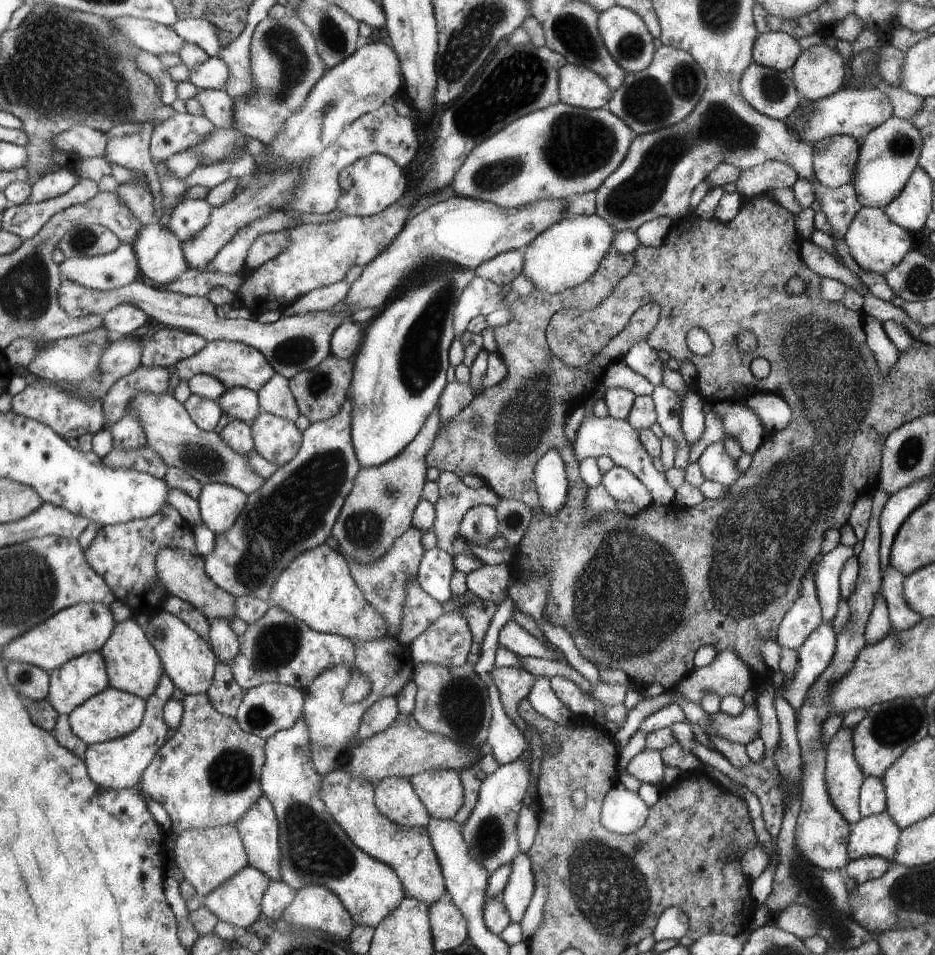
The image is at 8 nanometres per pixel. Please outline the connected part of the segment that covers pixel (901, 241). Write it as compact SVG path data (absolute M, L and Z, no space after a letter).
M862 207L852 219L843 239L857 264L865 271L886 274L897 267L912 248L908 232L891 220L884 208Z

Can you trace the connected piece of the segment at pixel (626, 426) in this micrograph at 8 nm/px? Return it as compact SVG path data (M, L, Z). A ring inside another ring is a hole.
M588 415L580 423L577 439L574 442L574 458L582 460L588 457L606 455L615 465L627 468L642 481L652 493L653 502L656 505L672 505L675 503L675 489L667 485L665 473L658 472L652 463L653 456L644 448L639 439L639 430L636 430L626 419L615 419L614 417L598 418Z

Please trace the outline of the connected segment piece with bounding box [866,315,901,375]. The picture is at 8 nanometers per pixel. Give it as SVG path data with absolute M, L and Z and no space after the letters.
M866 315L866 336L868 336L868 346L876 357L881 375L888 374L895 367L901 352L886 334L883 322L870 315Z

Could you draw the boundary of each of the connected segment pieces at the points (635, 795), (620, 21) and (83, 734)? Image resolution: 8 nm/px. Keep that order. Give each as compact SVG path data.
M617 782L612 790L605 796L605 802L601 808L601 820L610 832L621 835L635 833L649 818L649 806L644 802L642 792L632 792L622 783Z
M618 5L610 7L600 12L599 31L601 32L605 47L613 55L613 59L628 74L642 71L653 62L653 56L657 50L653 43L654 36L650 32L650 28L645 23L645 20L641 16L638 16L638 13L624 7L619 7Z
M110 686L73 712L71 715L72 726L76 734L82 740L88 742L89 746L94 743L116 740L132 734L141 726L141 720L145 714L145 706L146 701L143 698Z

